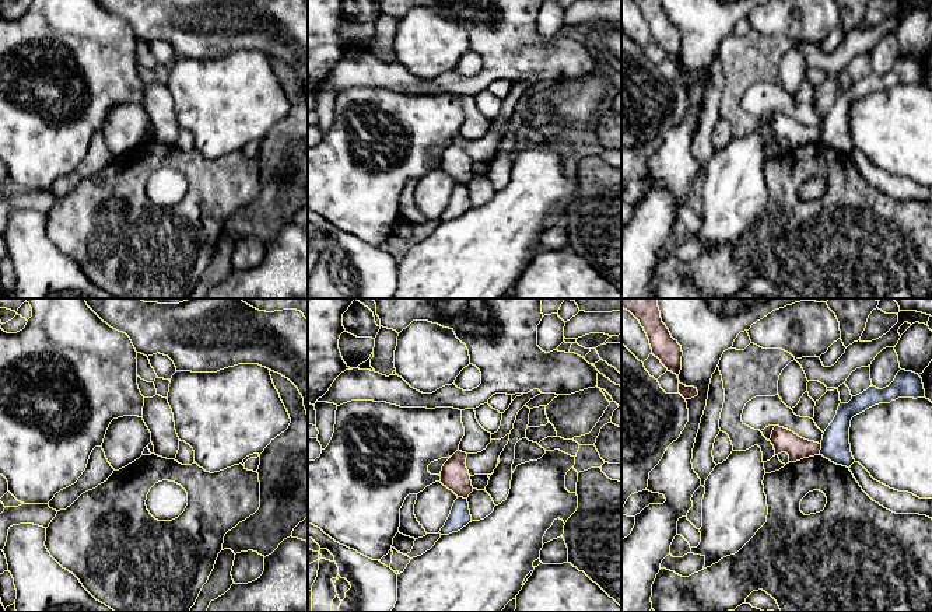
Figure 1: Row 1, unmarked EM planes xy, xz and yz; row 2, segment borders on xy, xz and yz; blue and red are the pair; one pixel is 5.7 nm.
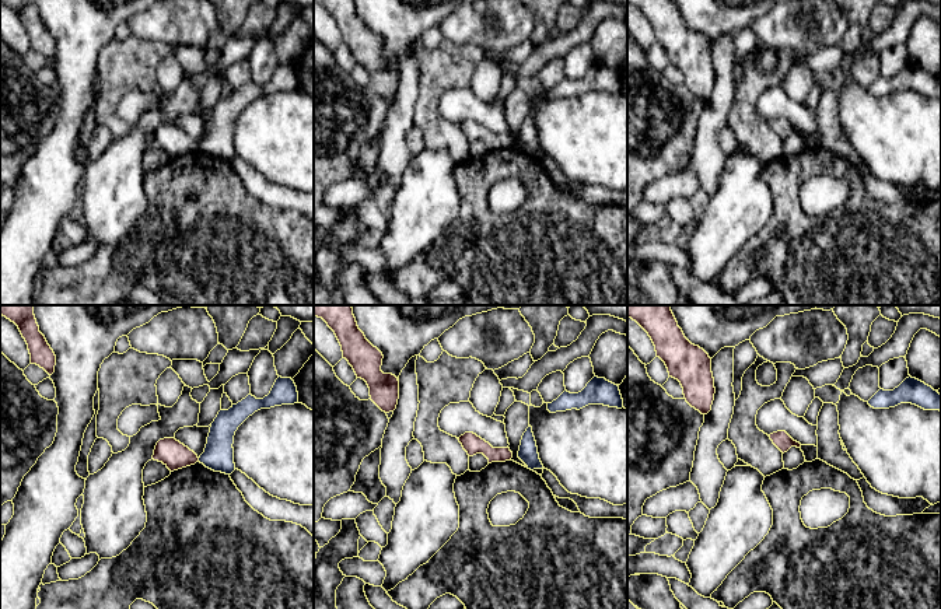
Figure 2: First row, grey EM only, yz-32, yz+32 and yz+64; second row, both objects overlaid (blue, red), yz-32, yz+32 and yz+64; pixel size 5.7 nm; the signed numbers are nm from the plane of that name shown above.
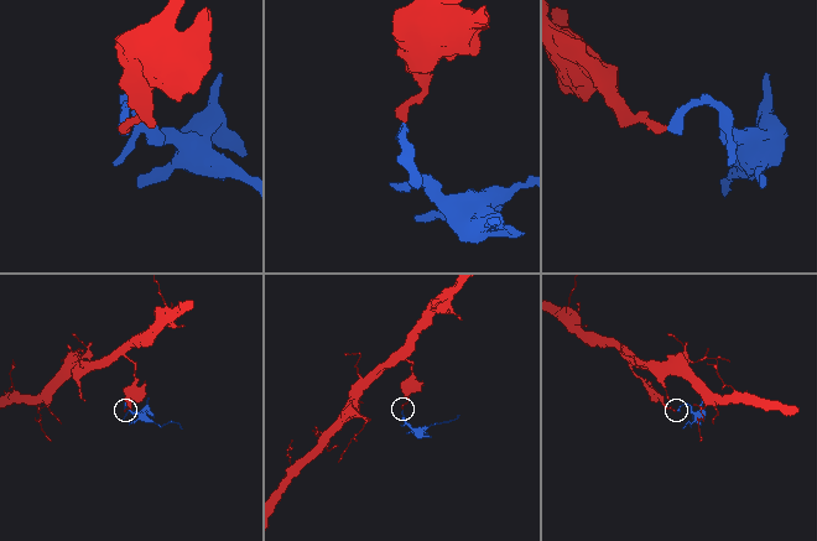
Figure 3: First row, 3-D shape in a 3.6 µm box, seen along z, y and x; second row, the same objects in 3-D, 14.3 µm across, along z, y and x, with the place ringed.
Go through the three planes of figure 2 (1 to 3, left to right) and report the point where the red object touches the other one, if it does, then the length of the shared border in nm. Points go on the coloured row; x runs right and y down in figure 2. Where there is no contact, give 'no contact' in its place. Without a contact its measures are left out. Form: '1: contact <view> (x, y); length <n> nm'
1: contact yz-32 (199, 459); length 30 nm
2: no contact
3: no contact

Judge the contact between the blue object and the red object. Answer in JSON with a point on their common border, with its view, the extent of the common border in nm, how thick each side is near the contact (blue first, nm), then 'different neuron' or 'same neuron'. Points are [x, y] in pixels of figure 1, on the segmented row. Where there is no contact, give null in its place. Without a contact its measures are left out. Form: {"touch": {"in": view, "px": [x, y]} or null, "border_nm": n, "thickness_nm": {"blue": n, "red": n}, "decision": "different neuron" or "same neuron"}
{"touch": {"in": "yz", "px": [820, 450]}, "border_nm": 70, "thickness_nm": {"blue": 160, "red": 140}, "decision": "different neuron"}

